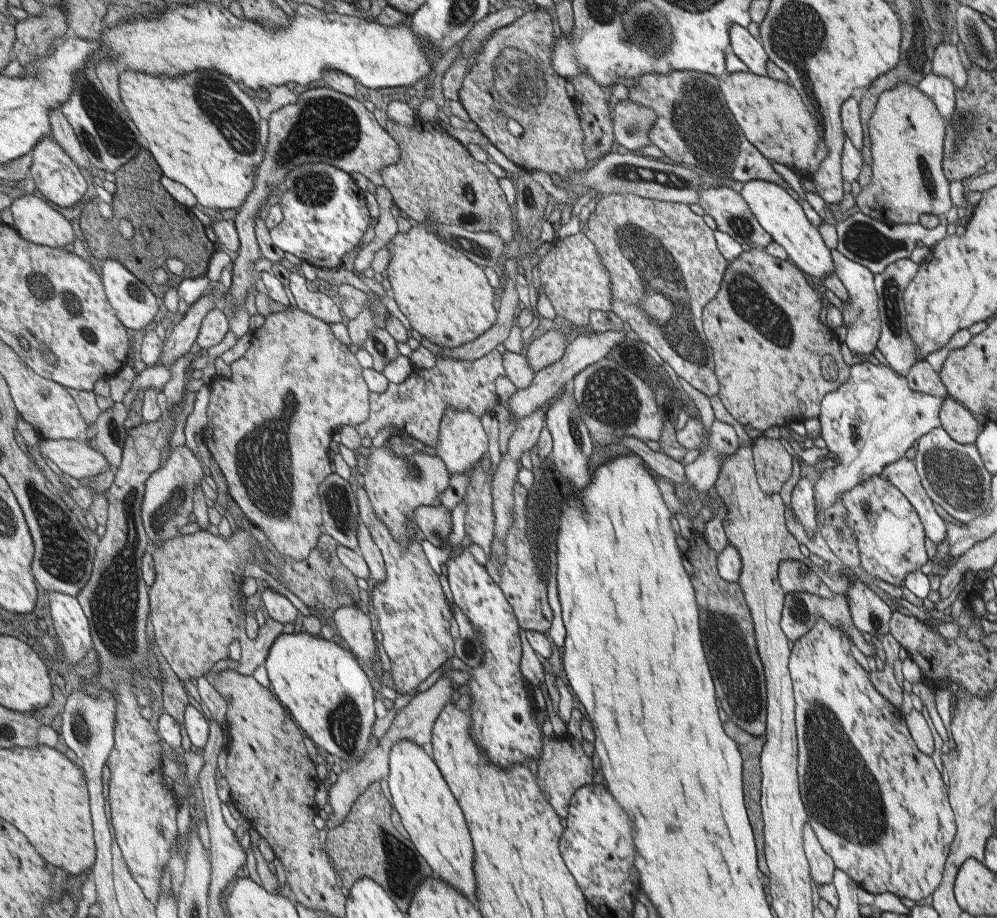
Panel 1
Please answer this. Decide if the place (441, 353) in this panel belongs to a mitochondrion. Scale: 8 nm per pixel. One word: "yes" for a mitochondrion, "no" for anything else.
no

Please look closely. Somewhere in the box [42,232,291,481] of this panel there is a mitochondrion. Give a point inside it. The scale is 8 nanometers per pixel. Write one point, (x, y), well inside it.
(188, 267)

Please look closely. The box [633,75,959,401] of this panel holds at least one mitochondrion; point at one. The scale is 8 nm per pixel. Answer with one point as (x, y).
(699, 116)

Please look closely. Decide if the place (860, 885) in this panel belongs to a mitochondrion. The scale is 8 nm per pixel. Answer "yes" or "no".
no

